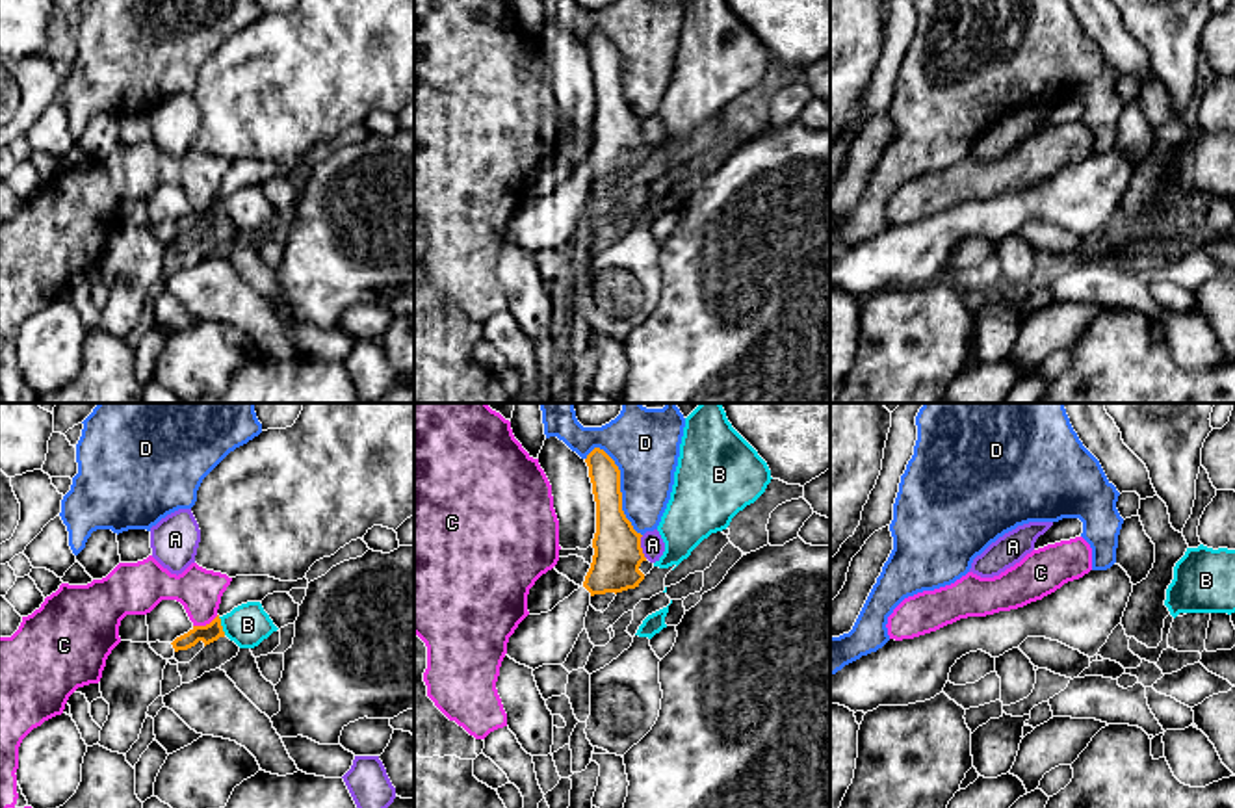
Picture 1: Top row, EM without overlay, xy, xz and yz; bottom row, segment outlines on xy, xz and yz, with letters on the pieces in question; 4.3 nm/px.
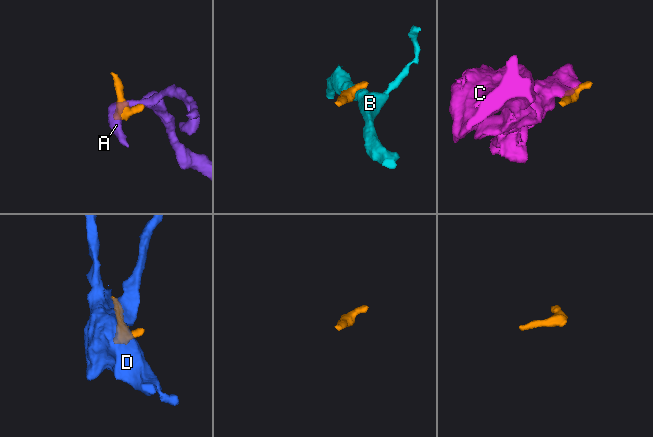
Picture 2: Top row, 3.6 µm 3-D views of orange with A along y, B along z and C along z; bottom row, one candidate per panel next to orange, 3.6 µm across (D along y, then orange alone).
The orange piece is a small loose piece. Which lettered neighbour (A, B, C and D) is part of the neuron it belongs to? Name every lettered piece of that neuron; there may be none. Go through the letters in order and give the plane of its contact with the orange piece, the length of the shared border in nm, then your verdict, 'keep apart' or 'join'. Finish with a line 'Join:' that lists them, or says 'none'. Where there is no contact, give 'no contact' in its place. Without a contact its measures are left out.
A: xz | 110 nm | keep apart
B: xy | 90 nm | keep apart
C: xy | 120 nm | keep apart
D: xz | 440 nm | keep apart
Join: none

